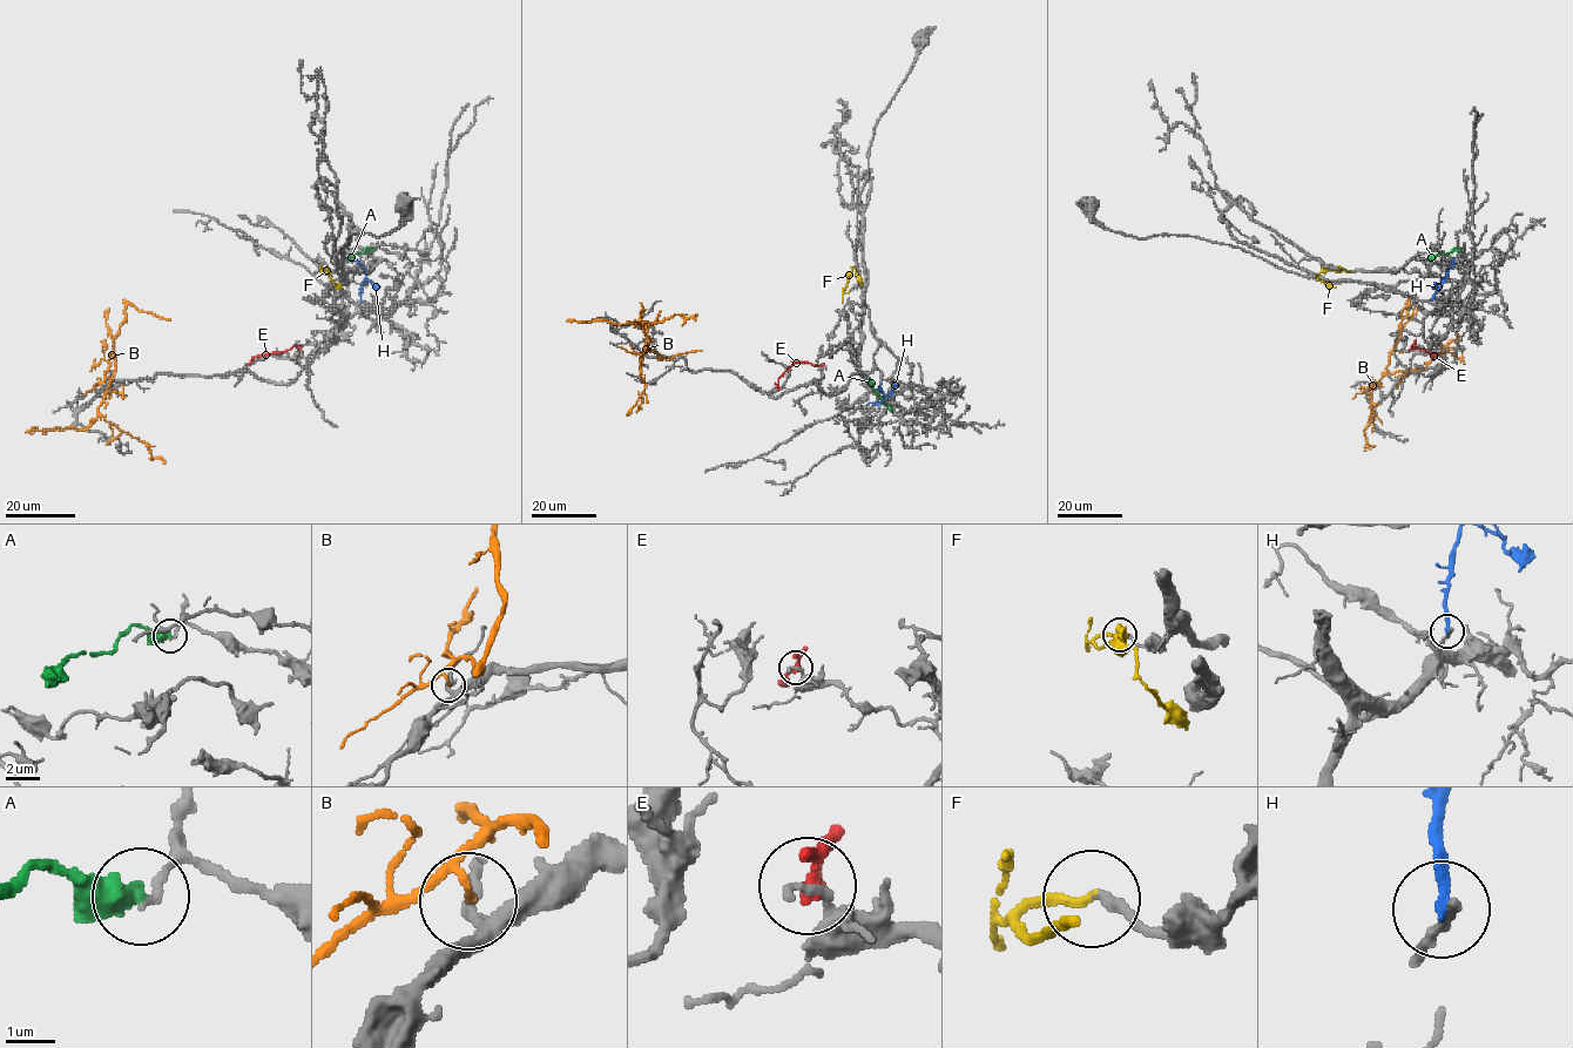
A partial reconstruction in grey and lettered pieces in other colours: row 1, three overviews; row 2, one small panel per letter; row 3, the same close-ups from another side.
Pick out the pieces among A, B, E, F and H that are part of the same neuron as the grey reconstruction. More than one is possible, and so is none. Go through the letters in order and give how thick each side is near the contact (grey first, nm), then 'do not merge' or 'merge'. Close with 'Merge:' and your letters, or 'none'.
A: 160/480 nm | do not merge
B: 130/120 nm | do not merge
E: 240/260 nm | do not merge
F: 200/180 nm | merge
H: 200/240 nm | do not merge
Merge: F

